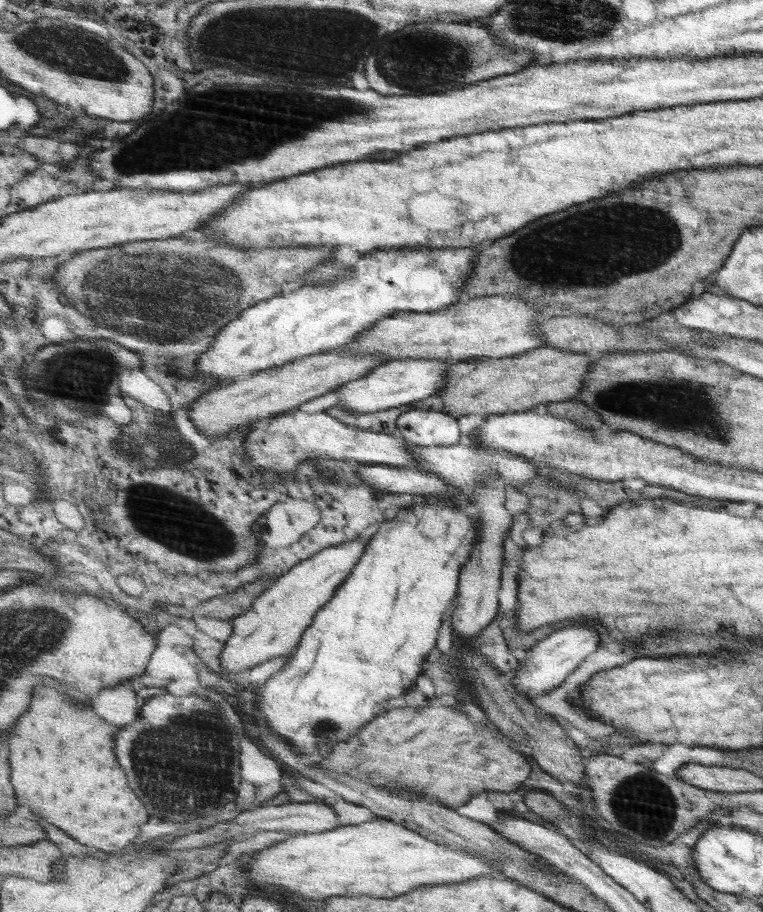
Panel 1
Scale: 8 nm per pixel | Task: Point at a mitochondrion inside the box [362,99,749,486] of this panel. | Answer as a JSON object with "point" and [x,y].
{"point":[538,259]}

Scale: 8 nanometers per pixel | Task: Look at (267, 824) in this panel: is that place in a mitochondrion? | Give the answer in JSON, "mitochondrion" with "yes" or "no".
{"mitochondrion":"no"}

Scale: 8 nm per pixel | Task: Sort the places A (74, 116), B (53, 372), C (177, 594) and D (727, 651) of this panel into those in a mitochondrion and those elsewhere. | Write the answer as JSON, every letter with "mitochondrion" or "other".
{"A":"other","B":"mitochondrion","C":"other","D":"other"}

